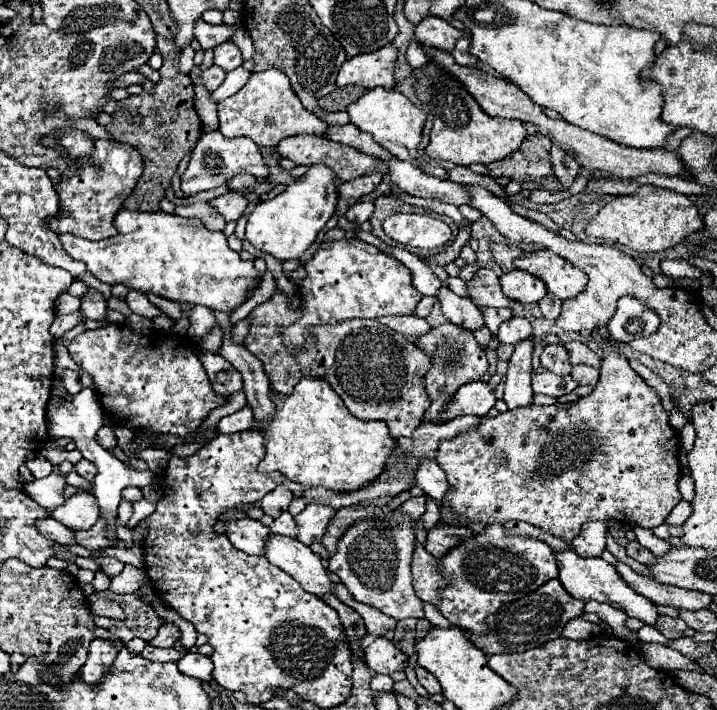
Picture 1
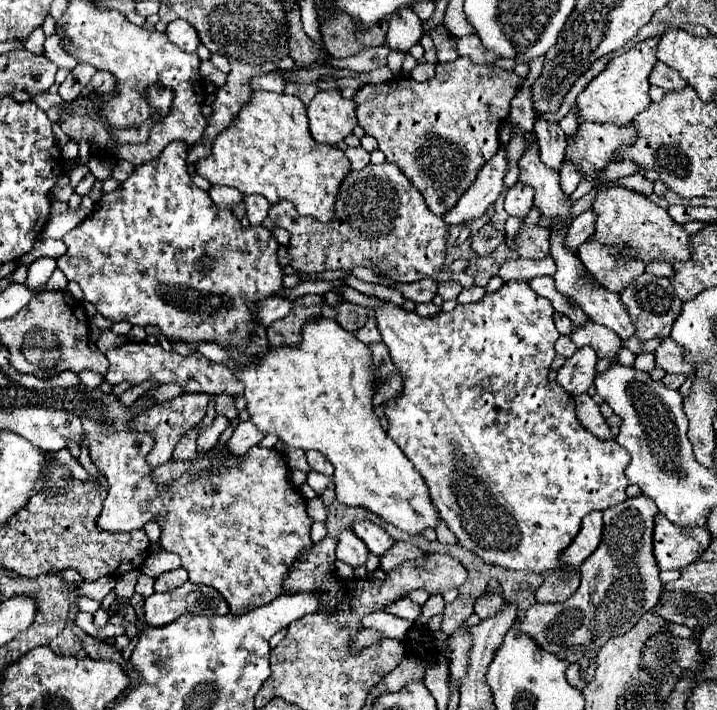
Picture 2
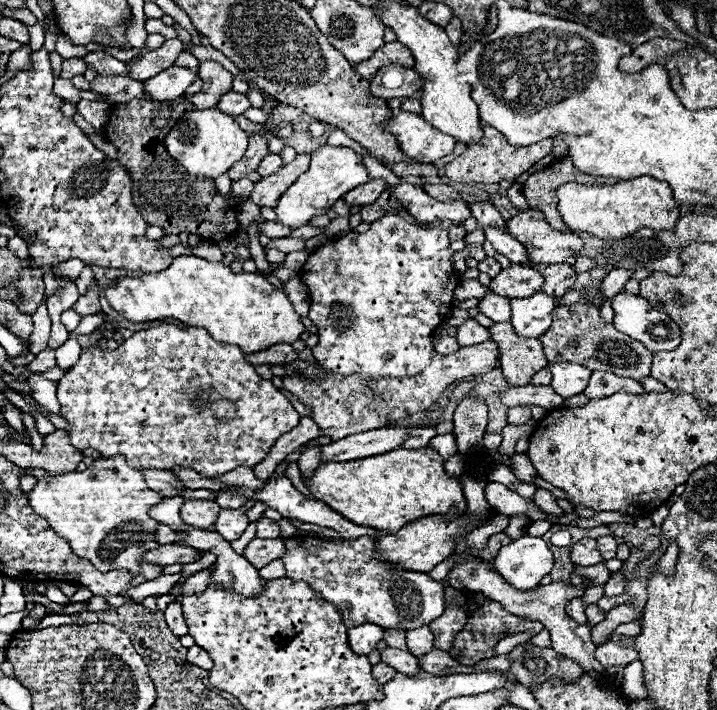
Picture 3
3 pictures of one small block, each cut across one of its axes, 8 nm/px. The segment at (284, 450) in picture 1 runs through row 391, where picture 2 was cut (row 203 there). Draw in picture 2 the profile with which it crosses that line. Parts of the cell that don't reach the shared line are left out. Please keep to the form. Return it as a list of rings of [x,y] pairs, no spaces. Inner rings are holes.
[[[254,90],[250,102],[240,108],[234,122],[220,132],[220,136],[212,142],[212,154],[208,158],[198,160],[196,172],[206,178],[210,184],[224,184],[240,190],[242,194],[262,194],[270,204],[278,200],[290,200],[300,214],[314,216],[316,220],[330,220],[334,214],[336,192],[344,176],[350,172],[348,158],[342,150],[328,144],[318,144],[312,140],[308,130],[306,106],[302,108],[302,100],[290,94]]]

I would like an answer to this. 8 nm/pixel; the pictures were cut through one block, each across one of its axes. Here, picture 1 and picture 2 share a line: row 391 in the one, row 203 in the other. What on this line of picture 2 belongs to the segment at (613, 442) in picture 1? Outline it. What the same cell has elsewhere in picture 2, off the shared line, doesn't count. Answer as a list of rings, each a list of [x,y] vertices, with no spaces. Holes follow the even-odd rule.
[[[628,188],[602,190],[596,196],[592,210],[598,216],[594,238],[602,244],[622,246],[624,254],[636,256],[642,262],[648,262],[648,260],[674,262],[674,260],[686,260],[688,258],[690,236],[682,230],[680,224],[676,224],[668,216],[668,212],[664,208],[650,202],[640,192],[634,192],[634,190],[628,190]]]

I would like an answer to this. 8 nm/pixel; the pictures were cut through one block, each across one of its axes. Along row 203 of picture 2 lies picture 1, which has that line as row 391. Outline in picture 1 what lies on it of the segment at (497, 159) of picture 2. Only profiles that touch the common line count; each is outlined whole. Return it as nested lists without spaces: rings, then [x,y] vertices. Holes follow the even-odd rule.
[[[470,382],[460,386],[460,390],[454,394],[448,408],[442,412],[446,420],[458,418],[458,416],[486,416],[490,408],[494,408],[496,396],[494,390],[488,386],[488,382]]]

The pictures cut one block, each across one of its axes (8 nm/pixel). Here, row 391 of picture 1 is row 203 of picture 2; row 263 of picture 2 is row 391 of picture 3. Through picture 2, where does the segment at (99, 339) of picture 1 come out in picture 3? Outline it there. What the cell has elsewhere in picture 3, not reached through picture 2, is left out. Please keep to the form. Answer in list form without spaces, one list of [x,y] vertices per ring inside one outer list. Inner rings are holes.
[[[160,324],[156,328],[148,328],[148,330],[140,330],[134,332],[132,338],[124,340],[124,344],[120,344],[116,350],[106,350],[100,344],[90,346],[90,348],[82,348],[82,356],[78,360],[76,366],[72,366],[64,378],[58,382],[58,400],[60,400],[60,416],[68,422],[68,436],[70,436],[70,444],[76,450],[98,450],[102,458],[114,458],[114,456],[124,456],[126,462],[136,468],[136,470],[144,470],[144,468],[156,468],[156,470],[168,470],[174,466],[184,466],[184,468],[192,468],[198,474],[202,474],[204,478],[214,478],[220,476],[224,472],[230,472],[238,466],[256,466],[258,462],[264,460],[264,456],[268,454],[268,450],[272,448],[272,444],[286,434],[288,430],[296,428],[296,424],[300,422],[300,414],[294,410],[294,406],[288,402],[288,398],[284,394],[278,392],[278,388],[270,382],[264,380],[256,374],[254,366],[250,362],[246,362],[244,352],[234,346],[234,344],[224,344],[224,342],[216,342],[204,328],[194,328],[188,326],[186,330],[174,326],[174,324]],[[218,398],[228,398],[236,404],[238,412],[236,418],[230,422],[218,422],[214,420],[212,412],[210,412],[210,404],[216,402]]]

